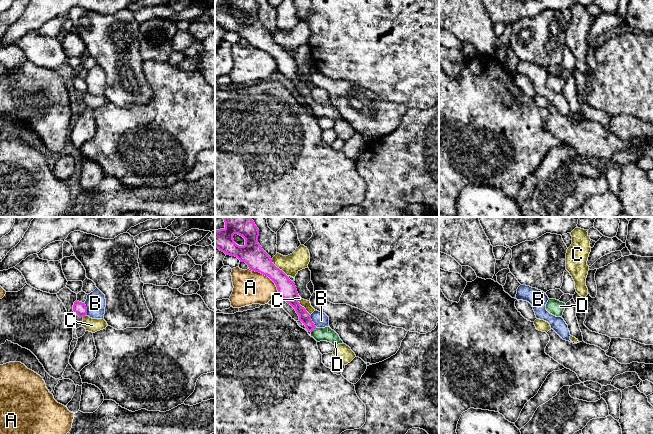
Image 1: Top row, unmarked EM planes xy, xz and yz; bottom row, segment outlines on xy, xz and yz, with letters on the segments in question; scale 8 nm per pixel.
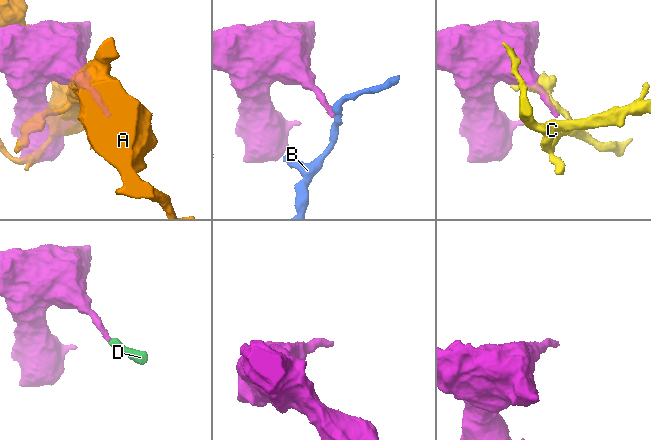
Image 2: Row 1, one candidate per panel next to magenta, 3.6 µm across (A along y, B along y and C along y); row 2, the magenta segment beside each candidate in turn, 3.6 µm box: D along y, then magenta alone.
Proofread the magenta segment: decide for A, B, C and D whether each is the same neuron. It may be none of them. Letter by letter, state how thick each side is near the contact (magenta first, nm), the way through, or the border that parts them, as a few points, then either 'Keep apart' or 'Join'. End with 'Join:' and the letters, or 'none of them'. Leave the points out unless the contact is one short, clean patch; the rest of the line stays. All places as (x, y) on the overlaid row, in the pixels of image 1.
A: Thickness 180 nm (magenta) against 260 nm. Keep apart
B: Thickness 110 nm (magenta) against 160 nm. Boundary: xy (84, 303), (87, 314). Keep apart
C: Thickness 150 nm (magenta) against 70 nm. Keep apart
D: Thickness 90 nm (magenta) against 110 nm. Join
Join: D

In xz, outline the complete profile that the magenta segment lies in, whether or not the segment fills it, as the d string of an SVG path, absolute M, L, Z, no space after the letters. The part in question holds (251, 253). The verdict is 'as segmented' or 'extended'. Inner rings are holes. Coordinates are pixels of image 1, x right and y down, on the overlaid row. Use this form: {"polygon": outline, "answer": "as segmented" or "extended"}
{"polygon": "M223 217L225 228L215 231L215 247L226 255L237 257L245 262L249 269L268 276L276 285L278 295L290 304L299 316L306 329L311 332L317 342L327 341L333 345L344 344L339 335L330 327L317 328L311 315L298 302L295 283L273 263L271 257L258 243L259 229L251 217ZM238 234L245 239L245 245L234 242L233 235Z", "answer": "extended"}

